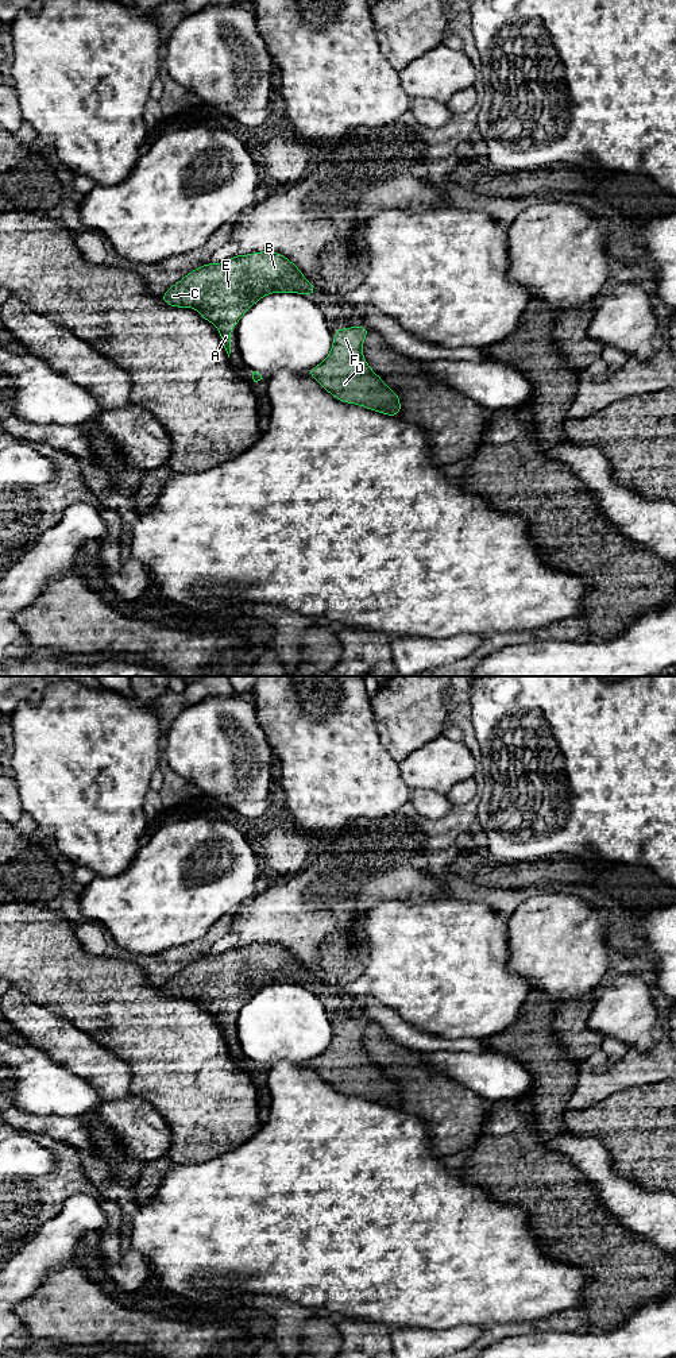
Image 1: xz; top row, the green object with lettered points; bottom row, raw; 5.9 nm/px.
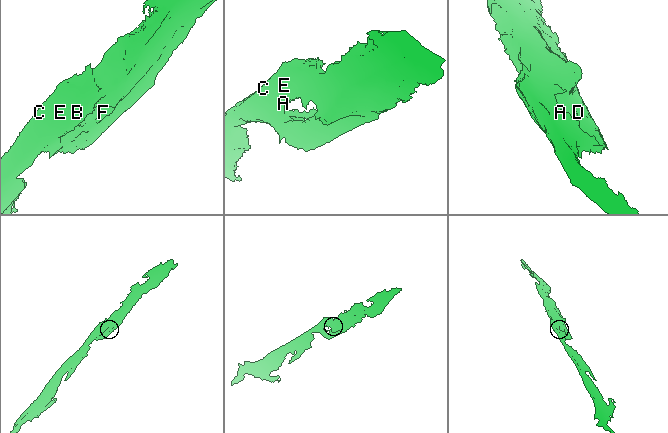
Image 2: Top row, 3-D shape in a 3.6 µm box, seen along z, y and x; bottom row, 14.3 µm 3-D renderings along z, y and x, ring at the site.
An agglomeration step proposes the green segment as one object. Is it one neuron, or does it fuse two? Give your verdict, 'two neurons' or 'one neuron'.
one neuron

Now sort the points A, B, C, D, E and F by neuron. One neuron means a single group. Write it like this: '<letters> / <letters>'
A B C D E F

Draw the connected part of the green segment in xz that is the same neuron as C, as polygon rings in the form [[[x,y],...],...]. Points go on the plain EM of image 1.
[[[259,942],[247,946],[235,946],[221,954],[205,954],[169,979],[161,989],[170,998],[194,999],[204,1011],[213,1014],[229,1049],[231,1021],[237,1016],[239,1011],[252,996],[266,985],[273,984],[314,987],[316,977],[282,945]]]

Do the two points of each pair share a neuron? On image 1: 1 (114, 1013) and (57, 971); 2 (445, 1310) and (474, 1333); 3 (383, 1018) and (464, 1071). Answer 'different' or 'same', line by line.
1: same
2: different
3: different

